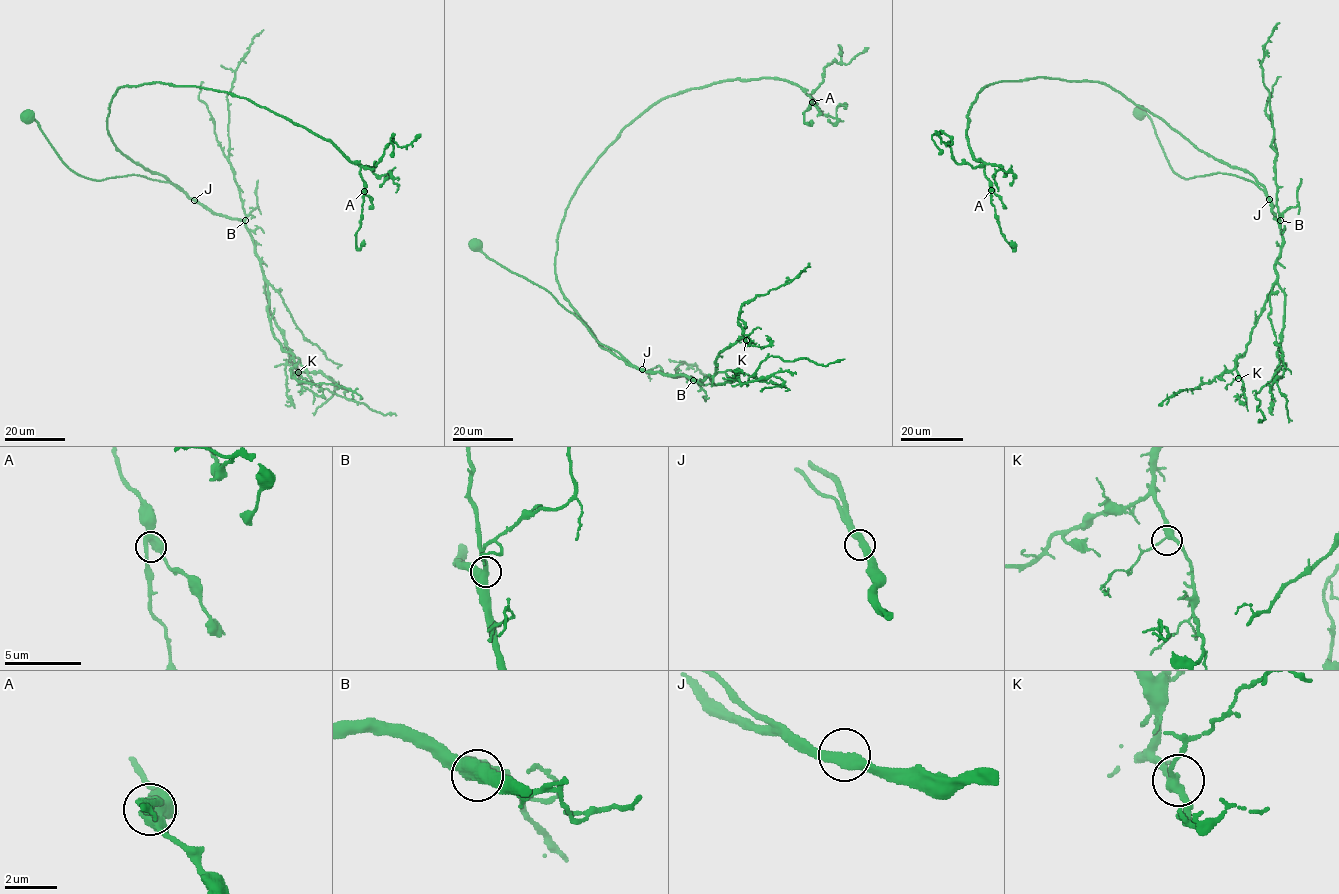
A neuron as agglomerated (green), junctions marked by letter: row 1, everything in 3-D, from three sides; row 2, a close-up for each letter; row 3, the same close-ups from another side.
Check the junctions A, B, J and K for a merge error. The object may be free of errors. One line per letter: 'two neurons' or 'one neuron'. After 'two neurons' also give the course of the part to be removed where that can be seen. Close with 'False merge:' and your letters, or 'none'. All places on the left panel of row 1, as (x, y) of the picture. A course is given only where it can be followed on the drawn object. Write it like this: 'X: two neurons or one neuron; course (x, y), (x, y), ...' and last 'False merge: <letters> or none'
A: one neuron
B: one neuron
J: one neuron
K: one neuron
False merge: none

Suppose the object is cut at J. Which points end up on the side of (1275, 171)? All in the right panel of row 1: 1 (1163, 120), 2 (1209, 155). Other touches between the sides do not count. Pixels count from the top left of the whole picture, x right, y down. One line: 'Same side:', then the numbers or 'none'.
Same side: 1, 2

